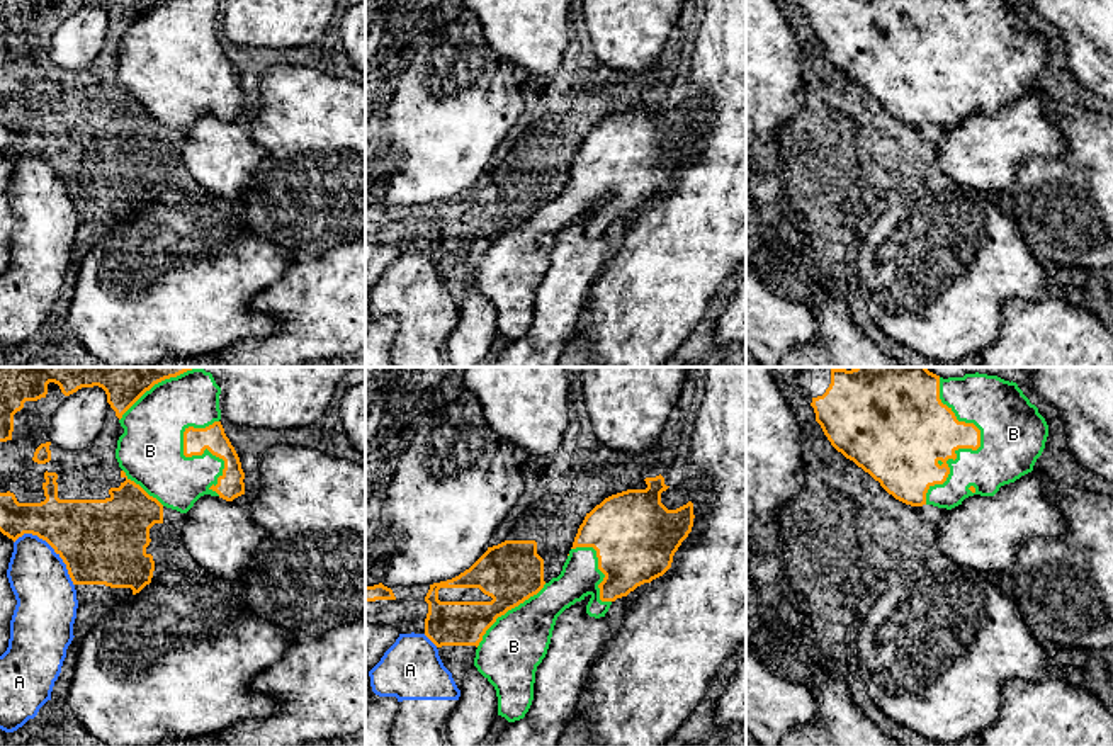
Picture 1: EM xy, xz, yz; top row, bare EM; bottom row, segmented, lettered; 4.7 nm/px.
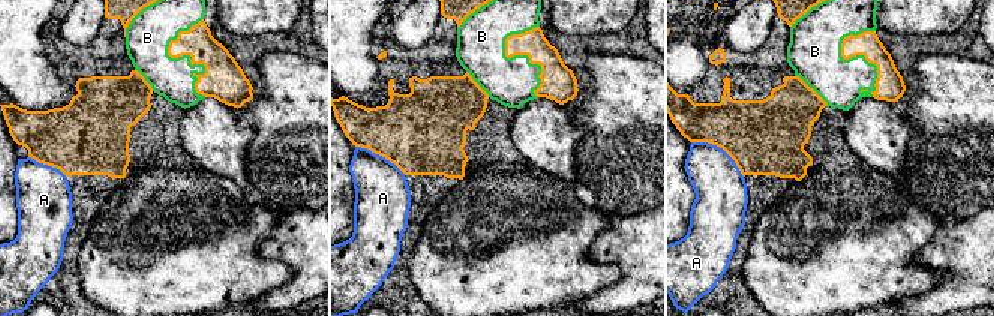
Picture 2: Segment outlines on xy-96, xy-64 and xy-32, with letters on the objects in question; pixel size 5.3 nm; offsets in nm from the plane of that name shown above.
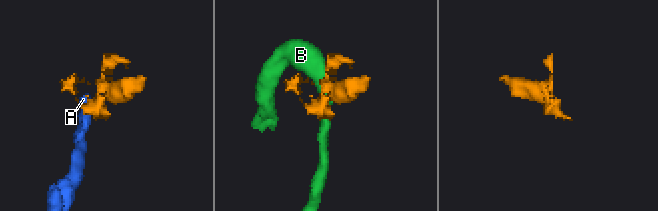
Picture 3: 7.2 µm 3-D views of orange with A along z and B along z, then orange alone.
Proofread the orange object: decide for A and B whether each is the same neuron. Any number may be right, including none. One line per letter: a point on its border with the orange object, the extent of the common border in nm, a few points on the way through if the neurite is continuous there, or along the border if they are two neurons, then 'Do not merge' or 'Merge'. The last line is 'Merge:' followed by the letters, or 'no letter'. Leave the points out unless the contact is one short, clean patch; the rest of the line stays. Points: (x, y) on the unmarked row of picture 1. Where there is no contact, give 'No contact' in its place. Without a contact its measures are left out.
A: Touches orange at xy (51, 165). Shared border 360 nm. Do not merge
B: Touches orange at yz (972, 68). Shared border 600 nm. Merge
Merge: B

